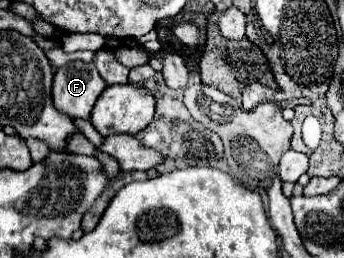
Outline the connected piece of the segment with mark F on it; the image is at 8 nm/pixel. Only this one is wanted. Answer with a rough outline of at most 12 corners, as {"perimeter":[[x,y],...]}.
{"perimeter":[[93,63],[55,71],[53,103],[89,119],[107,83]]}

